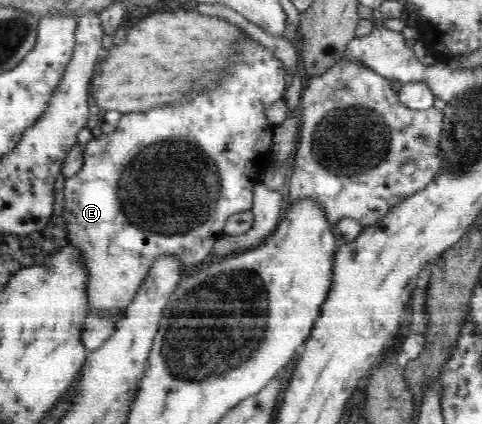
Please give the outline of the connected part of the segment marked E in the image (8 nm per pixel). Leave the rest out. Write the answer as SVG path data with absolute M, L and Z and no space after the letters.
M262 45L262 52L258 56L254 56L254 60L250 60L250 68L242 68L242 72L238 72L238 76L234 76L234 80L230 80L230 85L222 88L222 92L218 92L218 96L206 96L206 100L198 100L198 104L194 104L194 108L180 108L180 106L186 106L186 103L171 104L170 107L166 107L178 108L178 112L122 114L120 122L116 126L116 131L108 134L102 133L96 137L96 140L92 139L92 142L84 150L84 161L81 169L75 175L66 179L64 212L62 212L62 218L66 223L67 240L73 248L77 248L78 255L81 255L83 268L86 270L86 275L89 276L85 292L90 311L92 308L97 310L102 319L114 318L117 324L125 316L126 308L134 300L136 292L140 290L140 286L144 284L148 272L160 256L176 256L182 264L182 272L188 272L196 264L205 262L204 258L211 254L211 250L218 240L220 232L223 232L230 214L237 215L240 212L251 210L253 206L253 188L261 182L270 166L270 162L274 160L272 146L273 131L276 126L266 119L266 108L272 103L288 97L289 84L290 77L286 74L283 64L276 59L272 51Z

